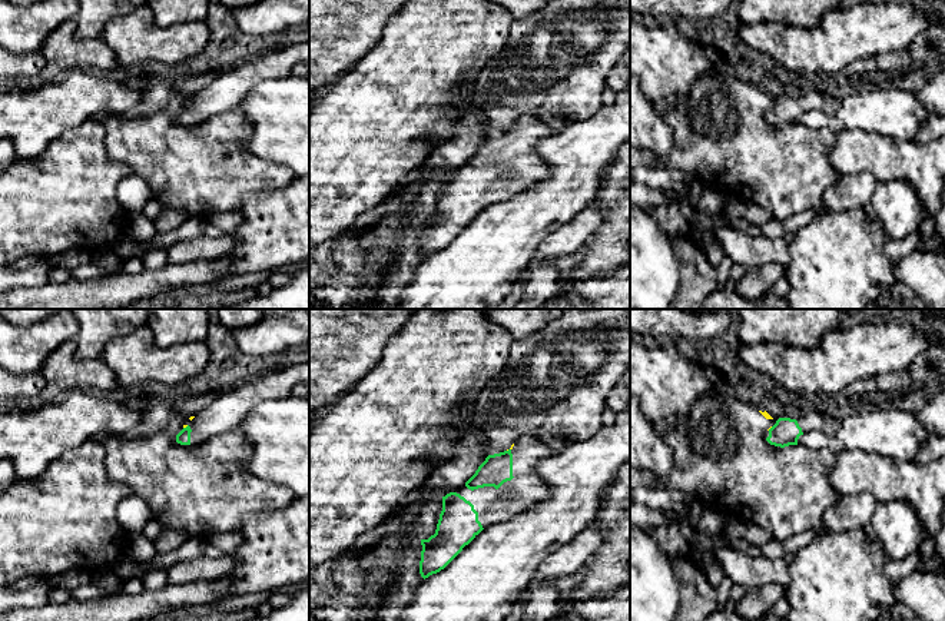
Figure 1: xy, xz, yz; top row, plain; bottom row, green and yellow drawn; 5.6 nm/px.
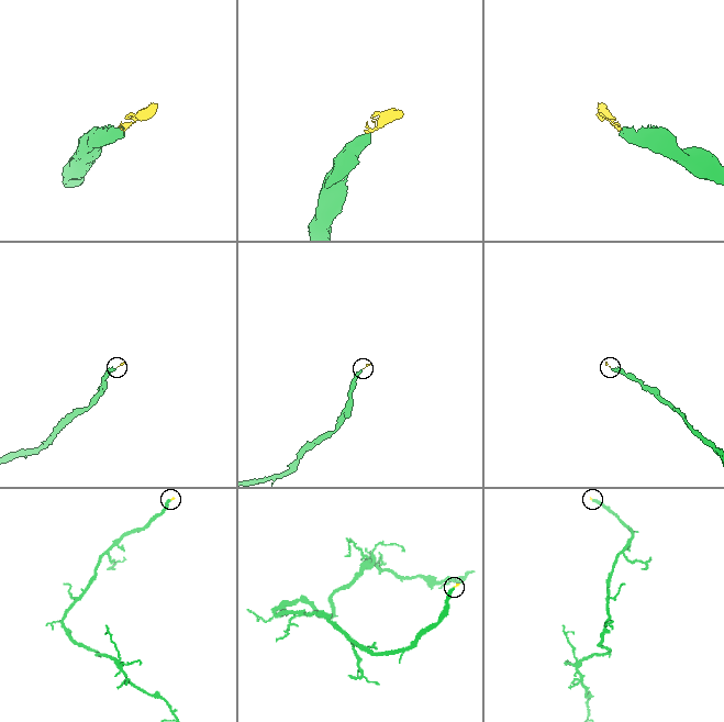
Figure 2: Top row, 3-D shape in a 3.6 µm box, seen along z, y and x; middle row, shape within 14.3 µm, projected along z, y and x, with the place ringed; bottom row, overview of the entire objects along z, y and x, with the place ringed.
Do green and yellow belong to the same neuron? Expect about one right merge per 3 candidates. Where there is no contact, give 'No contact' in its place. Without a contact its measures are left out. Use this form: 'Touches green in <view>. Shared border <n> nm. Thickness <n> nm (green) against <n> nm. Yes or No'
Touches green in xy. Shared border 40 nm. Thickness 80 nm (green) against 20 nm. No

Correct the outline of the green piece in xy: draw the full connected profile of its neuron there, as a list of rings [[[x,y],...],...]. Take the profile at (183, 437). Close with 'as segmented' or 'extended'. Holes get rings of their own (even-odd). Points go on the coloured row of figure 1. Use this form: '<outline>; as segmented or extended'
[[[309,361],[269,371],[252,379],[239,379],[202,409],[176,435],[180,445],[203,444],[209,438],[239,428],[248,414],[269,399],[285,399],[292,389],[309,382]]]; extended

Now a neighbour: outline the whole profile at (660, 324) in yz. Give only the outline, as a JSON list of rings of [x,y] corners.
[[[630,309],[630,335],[650,335],[663,341],[729,338],[735,318],[729,312],[694,312],[684,309]]]

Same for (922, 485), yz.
[[[861,449],[842,451],[836,454],[829,479],[839,497],[871,492],[878,502],[911,504],[926,538],[935,539],[942,525],[945,456],[918,464]]]

